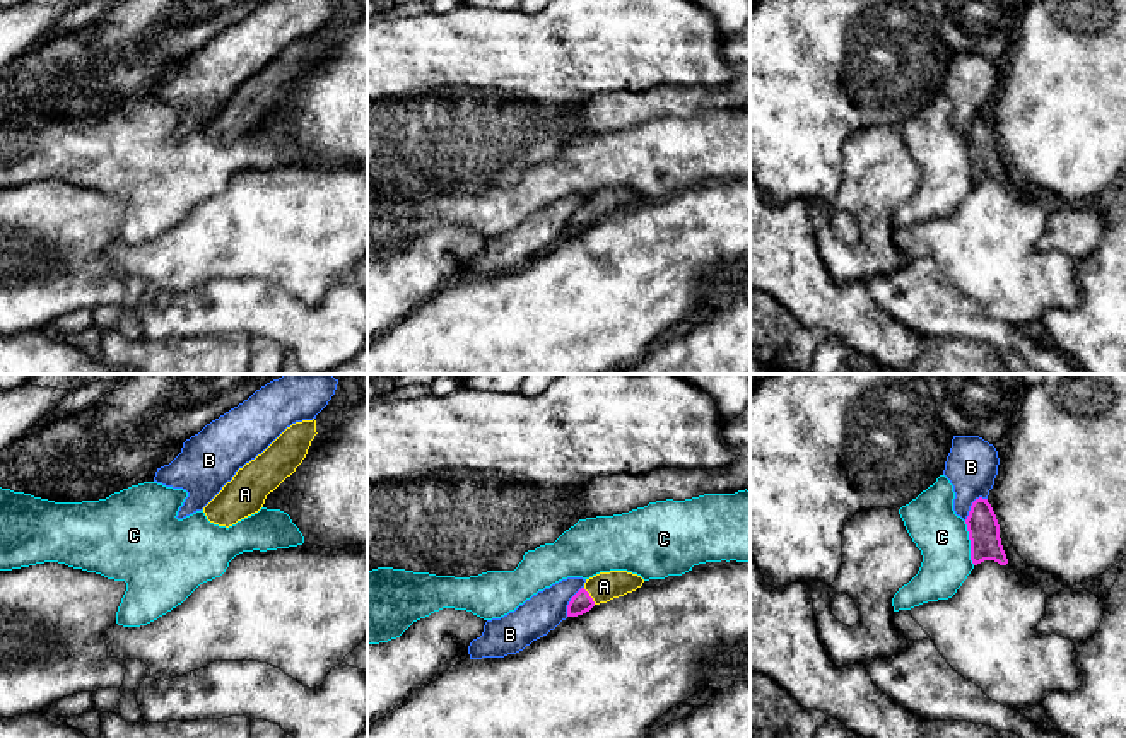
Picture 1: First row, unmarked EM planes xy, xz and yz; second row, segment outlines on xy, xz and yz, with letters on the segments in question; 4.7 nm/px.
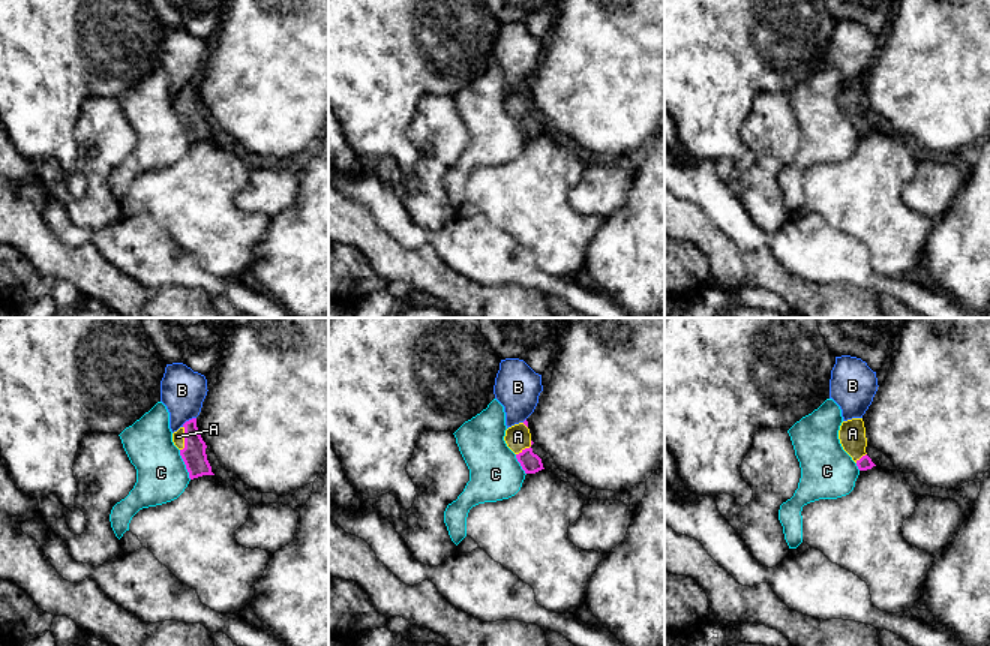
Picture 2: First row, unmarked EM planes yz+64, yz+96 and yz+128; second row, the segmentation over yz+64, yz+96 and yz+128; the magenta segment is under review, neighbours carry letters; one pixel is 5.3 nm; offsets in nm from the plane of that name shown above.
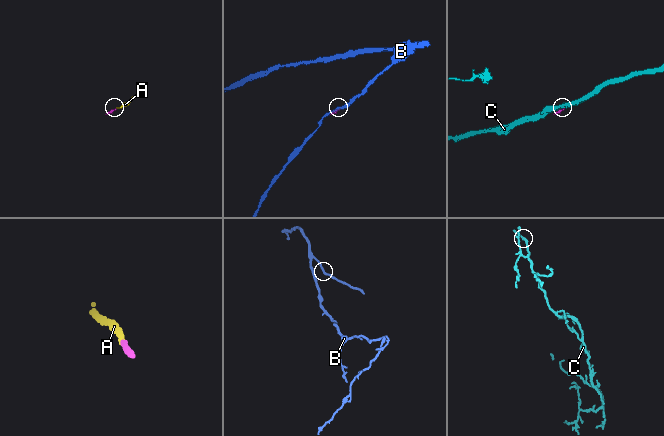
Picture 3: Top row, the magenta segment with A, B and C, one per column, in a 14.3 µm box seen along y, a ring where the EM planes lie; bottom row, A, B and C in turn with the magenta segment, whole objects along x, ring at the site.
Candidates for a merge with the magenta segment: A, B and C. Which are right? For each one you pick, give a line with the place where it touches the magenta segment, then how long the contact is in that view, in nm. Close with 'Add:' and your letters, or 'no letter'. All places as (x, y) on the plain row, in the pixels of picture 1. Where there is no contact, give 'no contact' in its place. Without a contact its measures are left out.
A: meets magenta in xz at (590, 214); contact 100 nm long
Add: A

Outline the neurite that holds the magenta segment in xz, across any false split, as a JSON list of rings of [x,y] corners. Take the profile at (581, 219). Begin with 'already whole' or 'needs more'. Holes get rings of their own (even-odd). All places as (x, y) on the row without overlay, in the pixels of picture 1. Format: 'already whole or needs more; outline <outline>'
needs more; outline [[[627,188],[600,190],[586,196],[584,203],[571,215],[567,234],[578,234],[589,229],[595,222],[607,220],[613,215],[641,205],[644,196]]]

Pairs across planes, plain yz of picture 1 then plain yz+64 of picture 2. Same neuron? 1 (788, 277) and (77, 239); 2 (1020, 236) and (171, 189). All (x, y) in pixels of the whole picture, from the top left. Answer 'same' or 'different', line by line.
1: different
2: same

